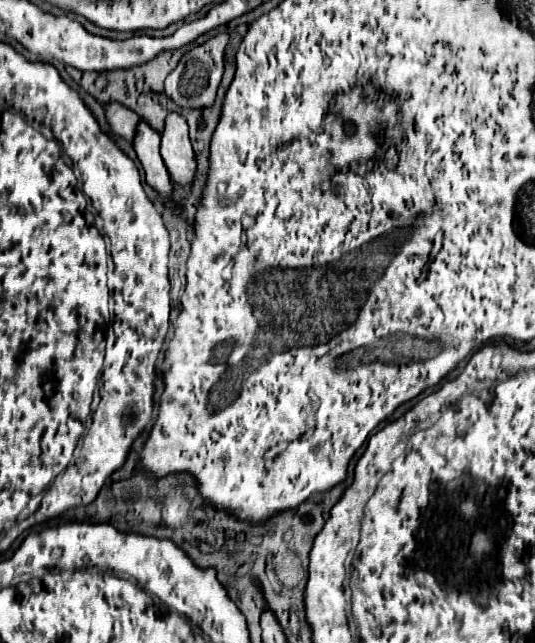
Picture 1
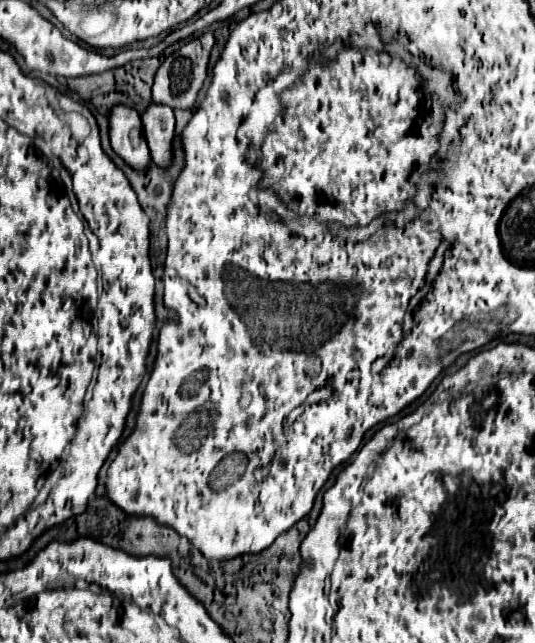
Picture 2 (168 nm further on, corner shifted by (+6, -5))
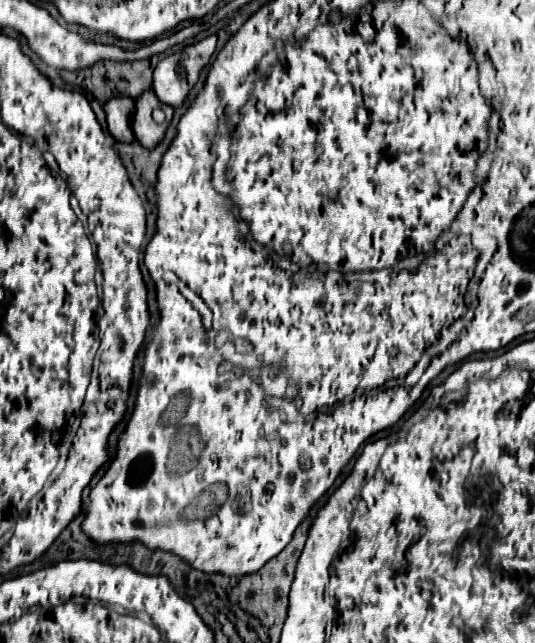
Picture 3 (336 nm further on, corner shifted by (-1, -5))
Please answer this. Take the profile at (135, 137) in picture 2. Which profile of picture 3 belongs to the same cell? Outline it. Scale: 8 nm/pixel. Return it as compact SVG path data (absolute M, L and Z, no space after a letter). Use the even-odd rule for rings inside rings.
M128 96L110 98L104 104L104 112L106 112L108 132L114 136L114 140L132 144L134 142L134 134L132 134L130 118L132 118L132 112L134 112L134 100L128 98Z

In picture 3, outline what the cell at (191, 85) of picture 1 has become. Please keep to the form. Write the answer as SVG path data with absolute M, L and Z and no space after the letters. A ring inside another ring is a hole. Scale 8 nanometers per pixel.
M208 36L164 58L154 68L154 92L168 106L180 106L190 88L198 82L200 70L208 64L216 50L216 36Z

